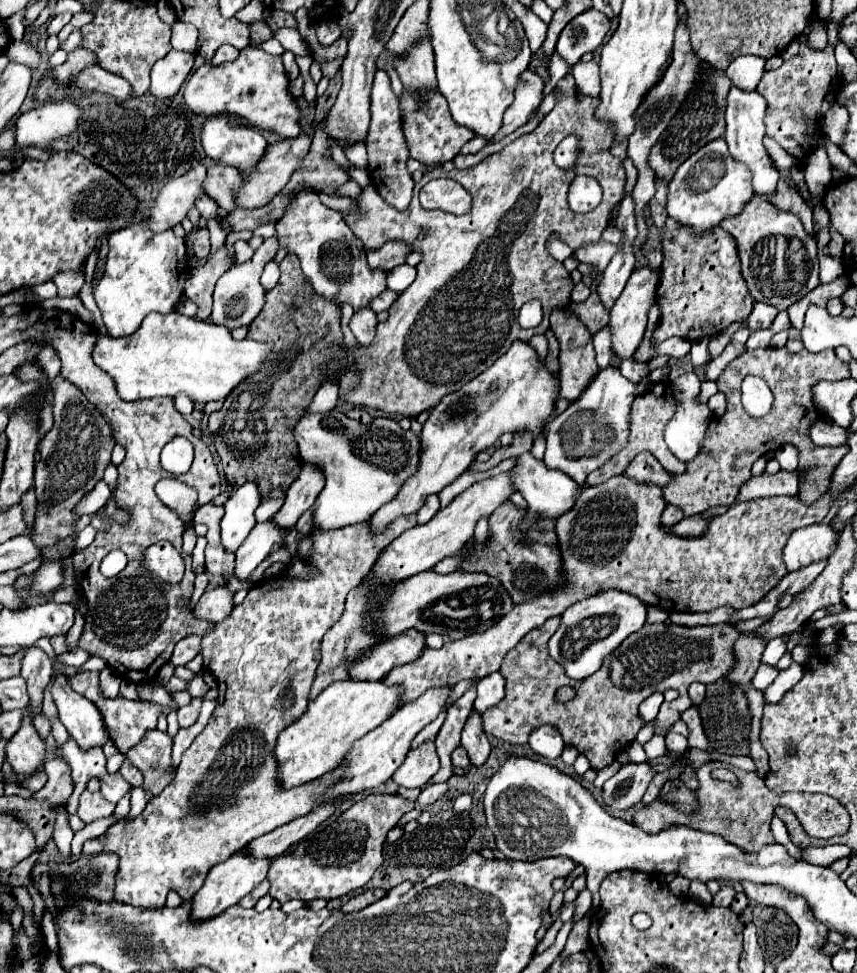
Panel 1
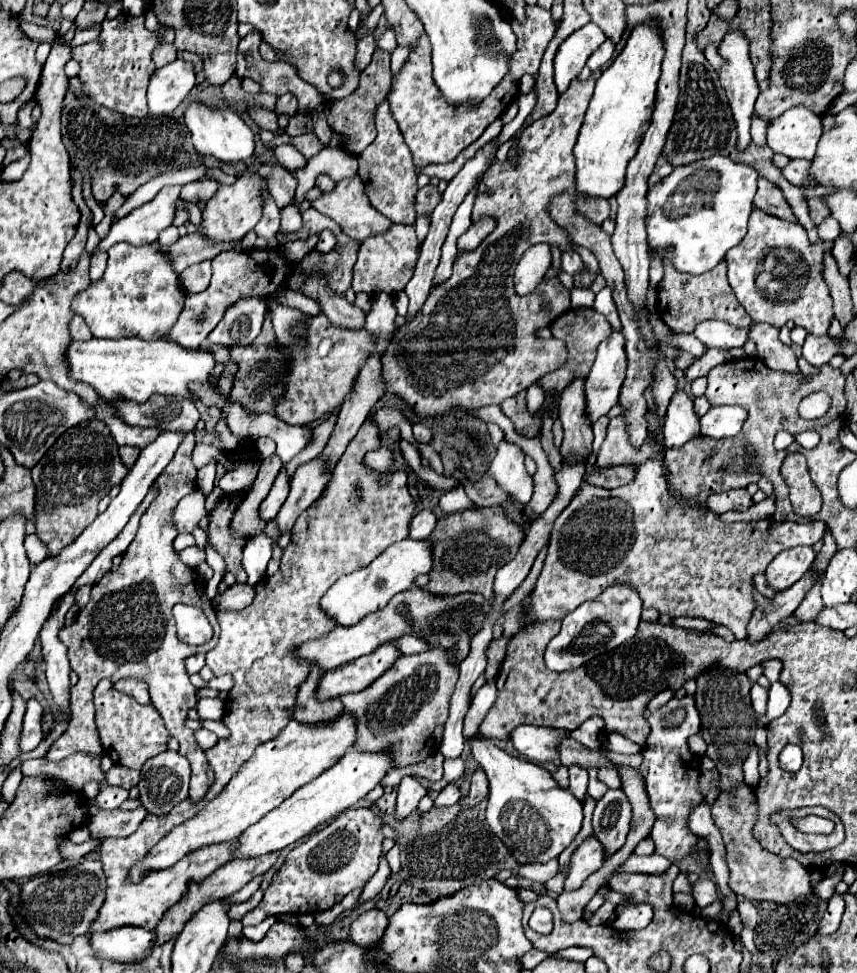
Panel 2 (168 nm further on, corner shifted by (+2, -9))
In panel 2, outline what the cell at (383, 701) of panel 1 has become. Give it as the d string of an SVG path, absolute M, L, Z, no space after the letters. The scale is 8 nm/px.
M341 714L335 722L321 726L305 726L291 720L273 740L257 746L255 754L237 770L229 784L211 802L207 802L193 818L165 834L141 862L135 862L135 866L129 870L129 882L137 884L149 872L165 870L177 864L185 854L203 846L235 840L241 830L255 824L269 810L273 810L273 806L279 806L285 798L289 798L297 788L309 784L321 772L331 768L349 748L353 748L353 742L355 718L349 714Z

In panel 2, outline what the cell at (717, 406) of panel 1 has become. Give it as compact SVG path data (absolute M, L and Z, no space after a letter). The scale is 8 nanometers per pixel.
M713 406L701 418L701 436L707 438L727 438L735 436L747 418L747 410L743 406Z

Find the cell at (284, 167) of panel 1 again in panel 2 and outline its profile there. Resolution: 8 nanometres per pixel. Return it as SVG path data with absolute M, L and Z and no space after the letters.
M245 172L233 186L219 186L217 194L207 202L203 210L203 222L199 224L199 232L209 240L209 242L231 242L231 240L241 240L255 224L261 220L261 196L259 196L259 186L267 184L263 178L257 174Z

